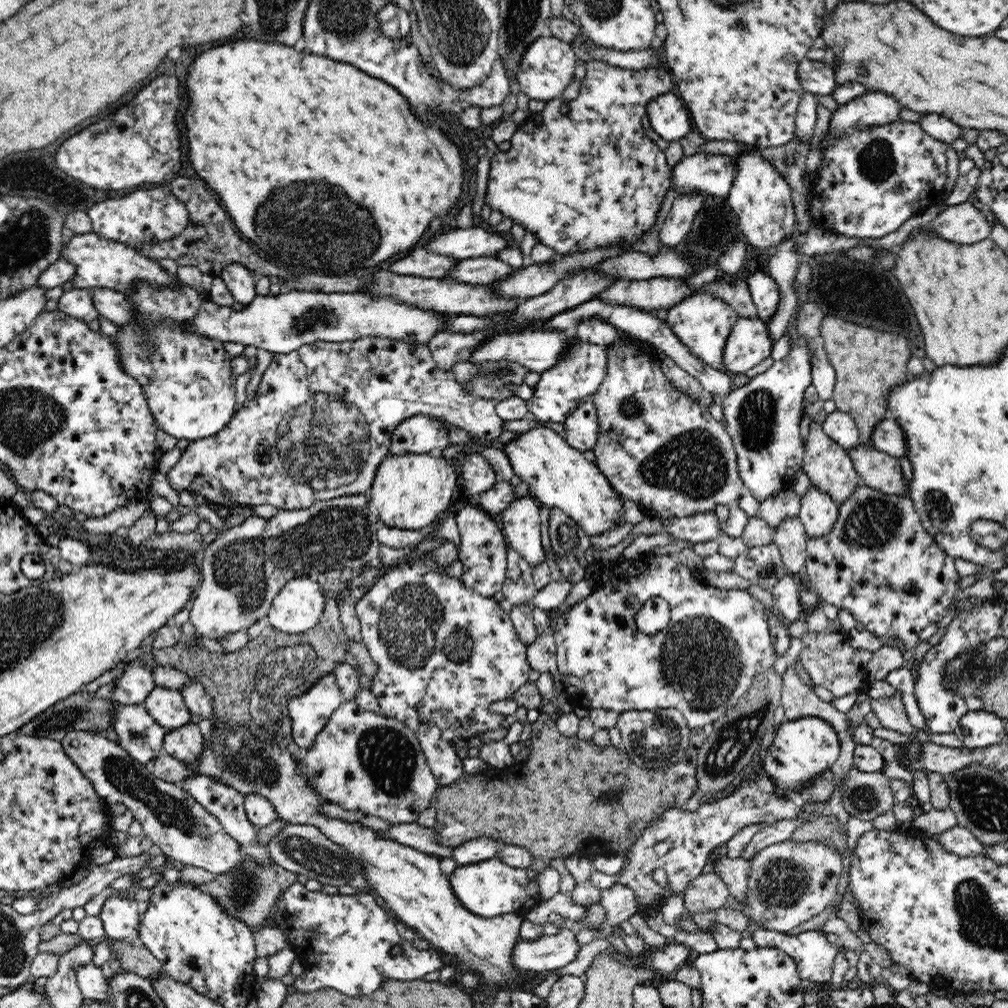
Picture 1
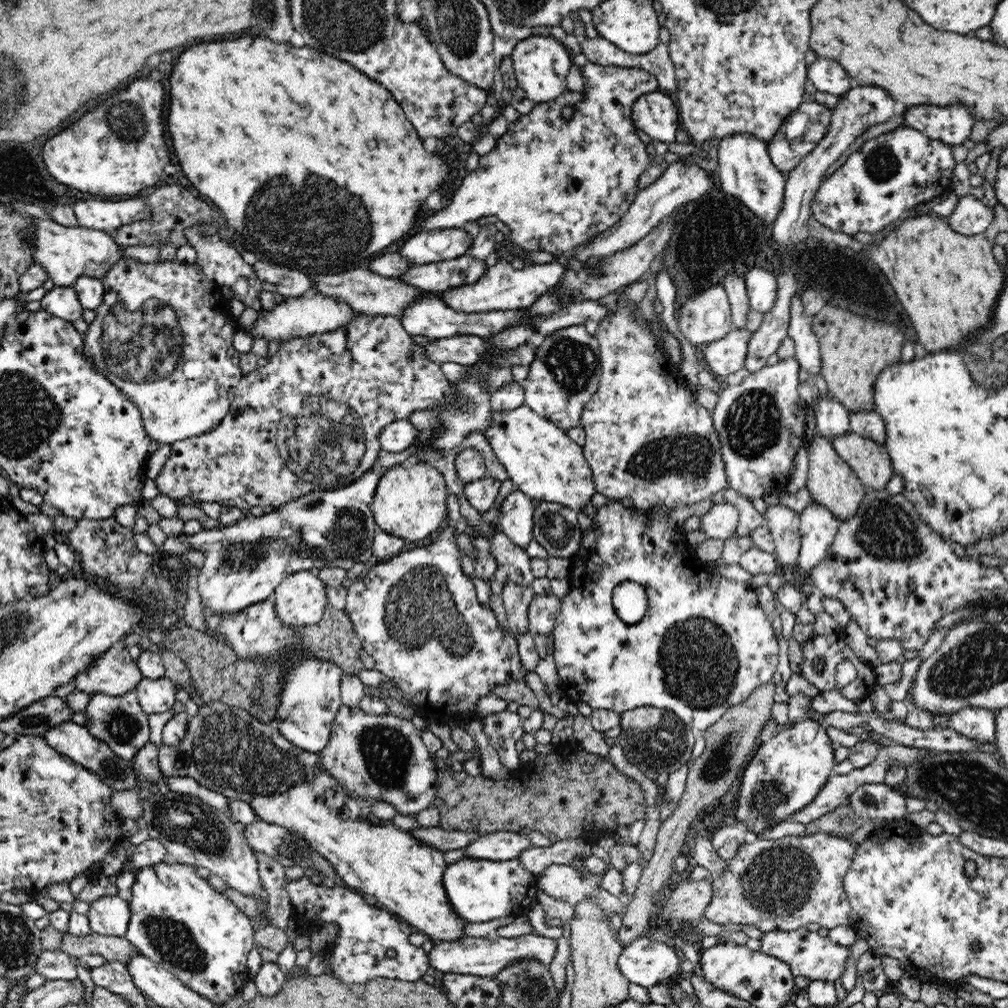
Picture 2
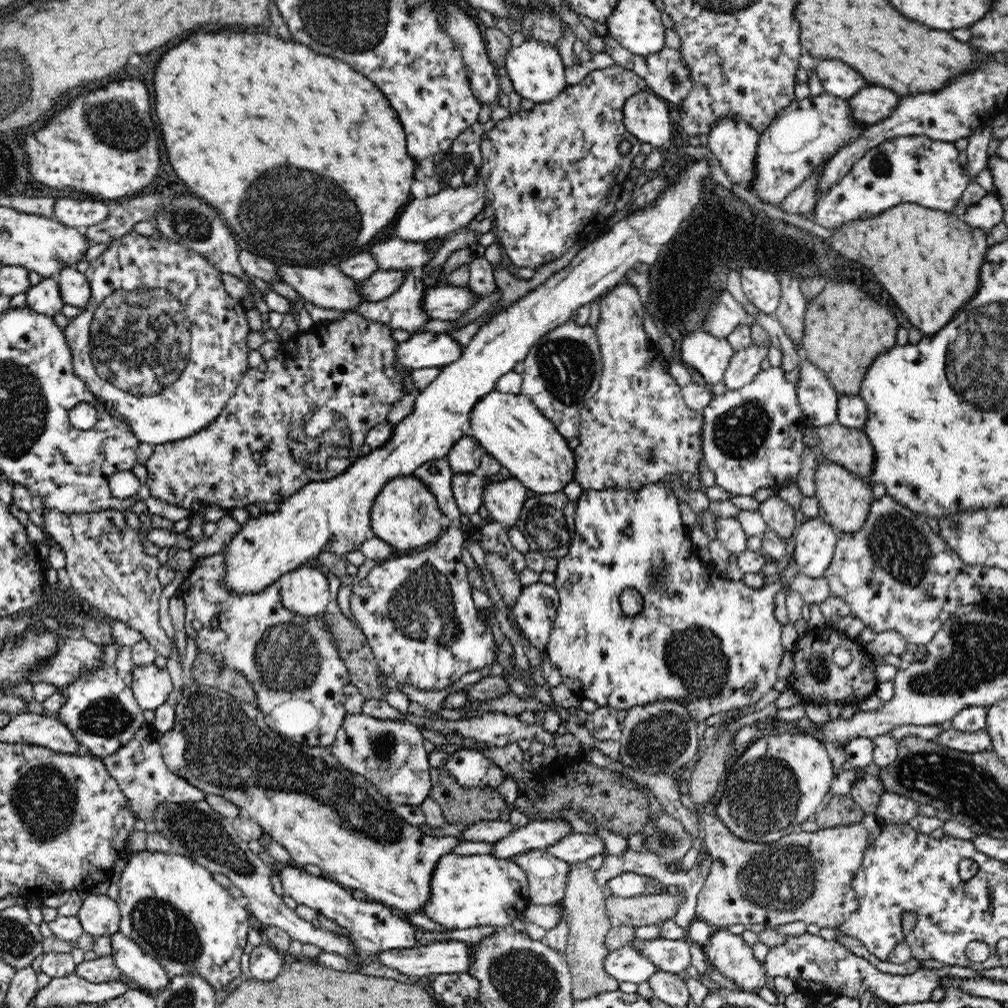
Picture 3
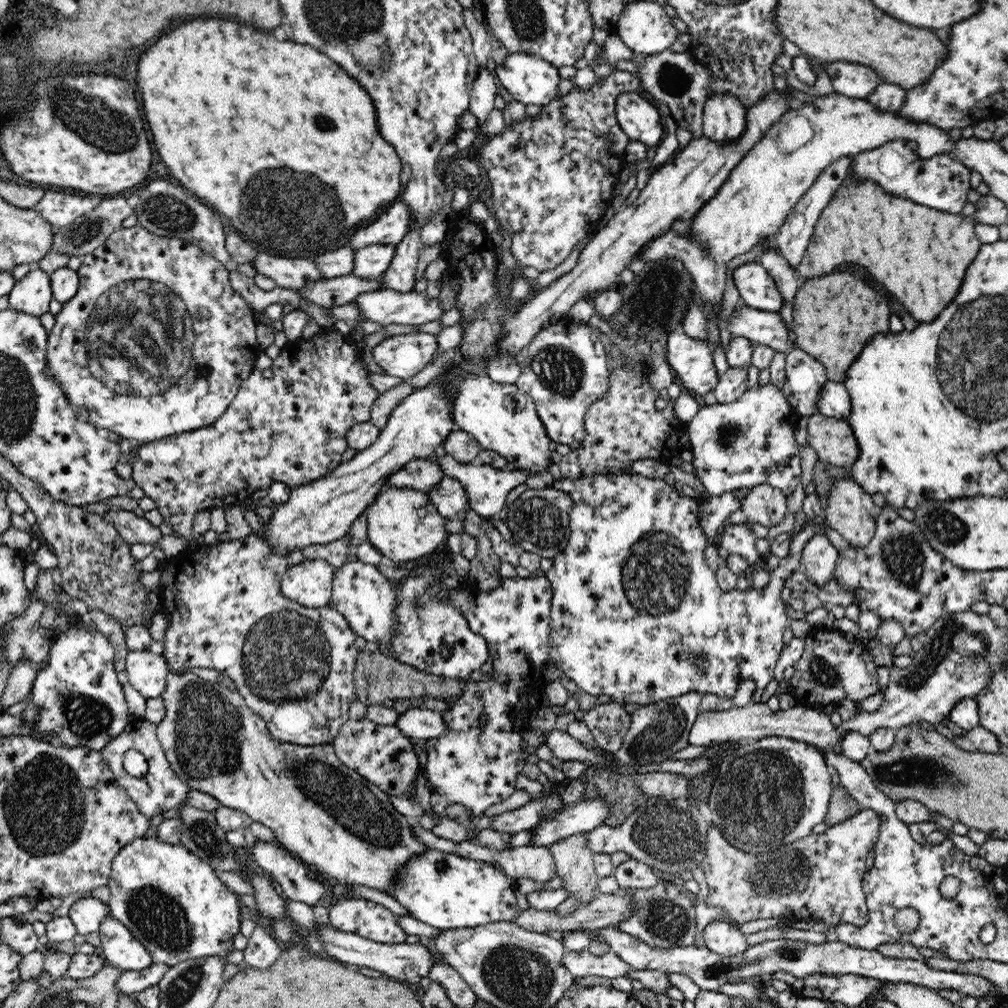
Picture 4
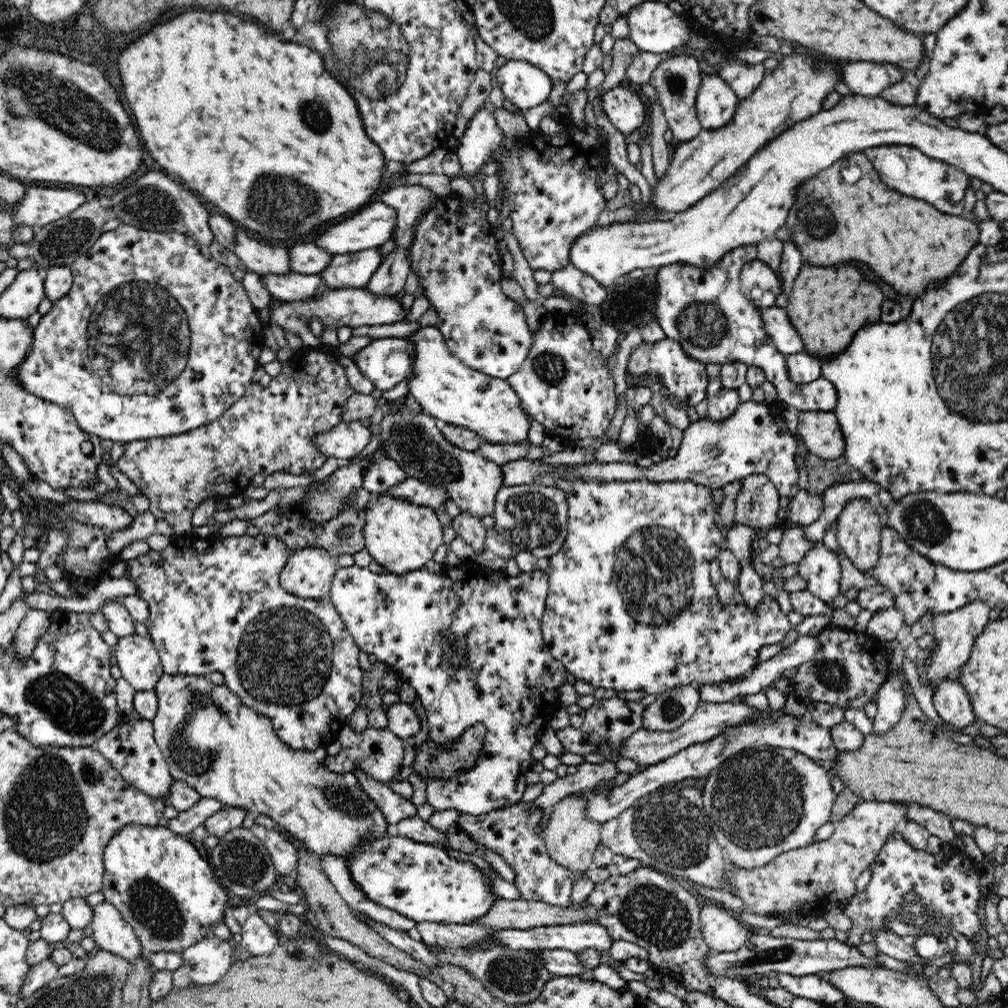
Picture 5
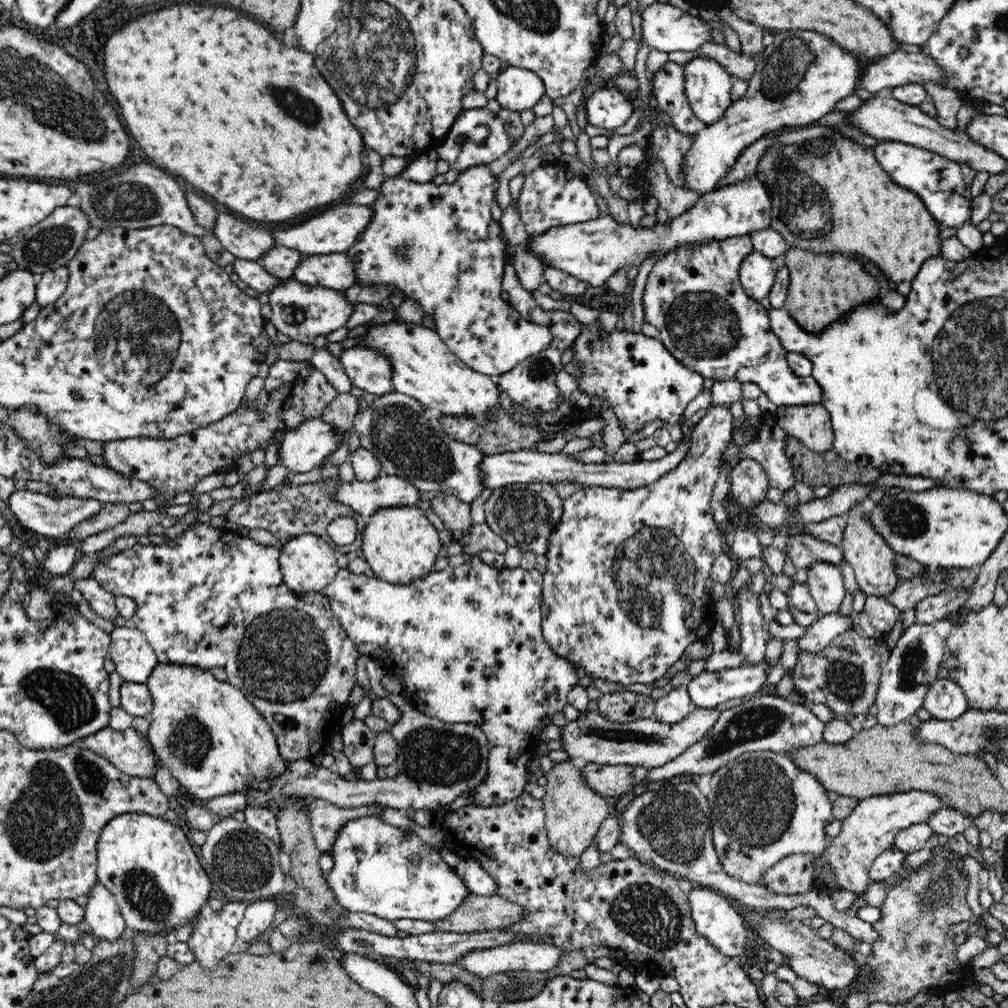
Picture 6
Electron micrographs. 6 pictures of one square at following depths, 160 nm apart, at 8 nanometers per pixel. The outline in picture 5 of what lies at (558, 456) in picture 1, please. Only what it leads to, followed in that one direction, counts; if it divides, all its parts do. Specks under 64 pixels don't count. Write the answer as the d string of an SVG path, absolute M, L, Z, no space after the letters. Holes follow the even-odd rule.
M420 326L414 332L404 336L404 339L406 343L412 343L413 354L412 372L406 378L408 392L425 413L447 424L472 430L485 442L503 444L524 443L527 440L530 426L527 415L520 407L520 399L516 397L516 392L512 390L506 379L494 378L466 366L451 353L436 326Z

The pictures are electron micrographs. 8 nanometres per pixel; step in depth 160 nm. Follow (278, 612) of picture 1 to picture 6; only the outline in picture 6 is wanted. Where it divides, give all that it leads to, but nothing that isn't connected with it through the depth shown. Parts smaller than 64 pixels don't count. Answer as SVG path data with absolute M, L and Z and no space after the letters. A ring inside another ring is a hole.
M304 532L304 534L292 536L290 540L283 543L280 547L280 570L283 581L292 591L299 591L303 595L322 592L341 569L338 567L336 552L321 536Z

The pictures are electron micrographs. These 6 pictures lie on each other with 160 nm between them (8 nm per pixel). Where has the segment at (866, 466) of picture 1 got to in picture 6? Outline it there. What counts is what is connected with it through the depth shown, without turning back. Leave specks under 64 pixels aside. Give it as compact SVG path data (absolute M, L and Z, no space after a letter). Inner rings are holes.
M808 404L777 407L778 426L809 450L824 453L833 447L834 432L829 412L824 406Z

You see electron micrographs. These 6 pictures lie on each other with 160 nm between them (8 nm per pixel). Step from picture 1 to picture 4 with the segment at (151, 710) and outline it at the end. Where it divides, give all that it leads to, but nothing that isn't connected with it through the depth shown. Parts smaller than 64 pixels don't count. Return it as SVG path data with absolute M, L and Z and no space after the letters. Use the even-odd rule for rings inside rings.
M130 649L126 654L125 671L133 690L138 691L141 698L157 698L164 693L169 670L162 654Z

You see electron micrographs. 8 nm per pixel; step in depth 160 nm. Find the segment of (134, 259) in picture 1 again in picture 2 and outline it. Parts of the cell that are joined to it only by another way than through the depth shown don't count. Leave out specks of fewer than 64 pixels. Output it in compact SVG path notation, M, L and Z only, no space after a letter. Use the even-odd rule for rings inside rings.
M28 216L29 226L18 237L32 247L32 262L40 265L55 286L72 287L79 276L100 278L114 262L122 258L118 244L109 232L63 226L52 219Z

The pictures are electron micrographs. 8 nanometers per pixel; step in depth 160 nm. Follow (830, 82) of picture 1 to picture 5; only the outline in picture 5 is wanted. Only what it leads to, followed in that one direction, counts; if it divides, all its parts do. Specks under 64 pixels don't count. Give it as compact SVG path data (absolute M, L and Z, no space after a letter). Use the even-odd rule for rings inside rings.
M850 62L842 68L843 82L854 95L881 96L896 82L904 80L904 71L892 63Z

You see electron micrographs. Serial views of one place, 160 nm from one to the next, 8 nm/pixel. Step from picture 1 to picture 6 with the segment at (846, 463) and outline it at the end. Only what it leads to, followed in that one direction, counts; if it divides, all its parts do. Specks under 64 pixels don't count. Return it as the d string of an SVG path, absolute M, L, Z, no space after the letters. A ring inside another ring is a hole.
M854 505L844 514L847 525L841 540L840 549L844 554L845 562L852 567L856 583L866 595L876 597L887 596L902 582L896 569L896 554L888 547L884 538L876 533L868 521L868 513L864 512L858 505Z

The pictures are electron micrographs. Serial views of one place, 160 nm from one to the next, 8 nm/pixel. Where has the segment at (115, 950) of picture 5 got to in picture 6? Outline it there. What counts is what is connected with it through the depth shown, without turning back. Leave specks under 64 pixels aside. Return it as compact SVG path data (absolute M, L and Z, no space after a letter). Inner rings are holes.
M100 881L94 882L94 887L88 892L88 903L85 906L84 919L90 925L90 934L97 940L116 940L125 930L125 921L119 910L118 902L116 898L104 887L104 884L100 884Z

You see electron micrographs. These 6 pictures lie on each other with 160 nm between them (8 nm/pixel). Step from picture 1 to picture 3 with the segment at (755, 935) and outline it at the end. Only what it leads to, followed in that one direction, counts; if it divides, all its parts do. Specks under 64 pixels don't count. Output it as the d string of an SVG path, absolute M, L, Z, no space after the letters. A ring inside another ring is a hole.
M802 934L802 936L788 936L782 946L769 948L764 964L766 976L770 982L776 976L791 978L795 982L796 990L810 1002L818 1002L821 996L830 992L838 996L859 1000L864 1004L864 994L872 994L876 1002L896 1006L898 1004L914 1004L931 1000L931 994L938 987L938 978L953 976L954 978L979 978L978 972L972 968L962 966L946 966L942 970L918 969L909 975L894 975L881 972L868 960L854 956L842 944L835 940L826 940L816 934Z

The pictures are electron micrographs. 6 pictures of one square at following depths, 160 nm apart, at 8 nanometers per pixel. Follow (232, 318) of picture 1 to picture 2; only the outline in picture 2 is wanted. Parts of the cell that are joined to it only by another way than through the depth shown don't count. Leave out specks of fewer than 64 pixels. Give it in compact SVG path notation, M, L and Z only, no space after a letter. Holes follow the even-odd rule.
M316 293L313 298L287 297L282 304L276 305L270 312L262 311L254 328L249 330L249 333L254 337L260 336L264 340L270 341L277 338L280 342L284 342L284 340L290 340L290 338L296 338L296 336L312 336L314 333L338 330L348 320L352 320L355 313L346 303L334 301L334 298L324 297L320 293Z

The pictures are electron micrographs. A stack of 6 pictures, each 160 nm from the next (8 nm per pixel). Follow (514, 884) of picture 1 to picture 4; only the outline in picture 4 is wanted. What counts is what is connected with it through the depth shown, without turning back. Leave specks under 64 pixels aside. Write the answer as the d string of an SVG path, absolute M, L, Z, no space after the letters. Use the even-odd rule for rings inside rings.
M426 848L424 852L412 856L406 864L396 868L392 884L386 894L400 903L412 918L440 931L514 921L519 912L512 891L516 885L501 868L441 850Z

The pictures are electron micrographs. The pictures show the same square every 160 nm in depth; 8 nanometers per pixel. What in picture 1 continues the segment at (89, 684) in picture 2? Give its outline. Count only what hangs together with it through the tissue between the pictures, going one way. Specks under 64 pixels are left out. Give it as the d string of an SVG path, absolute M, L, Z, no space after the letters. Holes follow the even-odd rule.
M132 653L122 660L121 665L121 676L112 680L114 689L111 700L120 704L143 704L156 686L152 671L132 656Z

